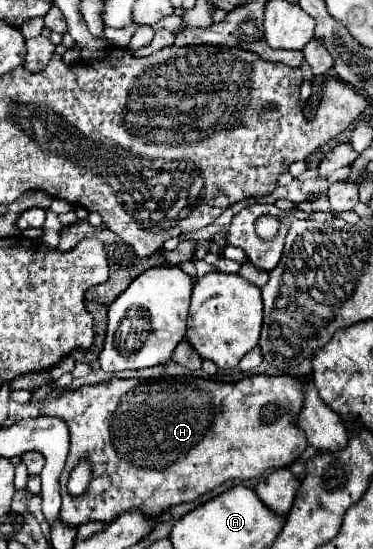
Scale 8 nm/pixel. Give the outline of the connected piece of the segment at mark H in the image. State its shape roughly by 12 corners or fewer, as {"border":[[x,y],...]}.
{"border":[[110,378],[64,418],[60,522],[154,518],[308,444],[302,384]]}

